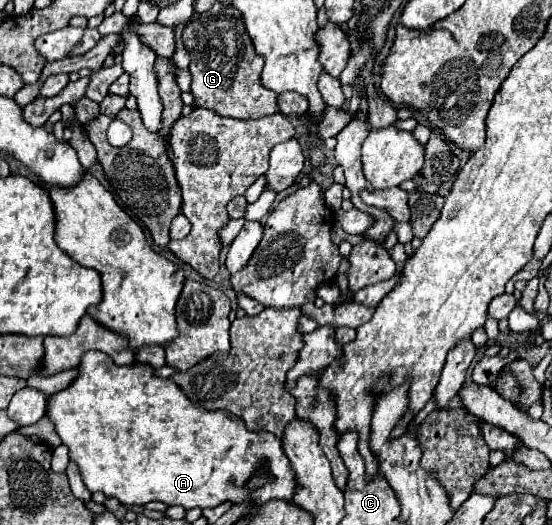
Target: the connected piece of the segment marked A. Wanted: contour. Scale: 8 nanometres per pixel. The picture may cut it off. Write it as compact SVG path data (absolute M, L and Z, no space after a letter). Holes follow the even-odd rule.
M88 351L82 355L82 361L78 365L78 377L62 391L54 393L48 397L48 407L46 407L46 417L54 423L54 431L58 433L58 437L62 439L62 443L70 449L70 459L78 465L78 471L82 473L82 481L84 485L88 487L88 491L96 493L96 491L102 491L106 497L116 497L120 503L124 505L146 505L150 501L162 501L166 505L182 505L184 509L192 509L192 507L200 507L200 509L206 509L206 507L214 507L222 501L232 501L232 503L242 503L242 501L258 501L258 503L264 503L264 501L270 501L270 499L292 499L294 495L294 489L296 489L296 481L294 481L294 473L290 469L290 463L288 463L288 457L284 455L282 451L282 441L272 435L272 433L266 433L266 431L248 431L244 421L234 417L234 415L228 415L226 411L208 411L196 403L192 403L184 393L182 389L178 389L178 385L172 381L172 379L160 379L156 377L154 373L154 367L148 365L148 363L140 363L140 361L134 361L132 365L124 365L124 367L118 367L106 353L102 351ZM270 461L270 473L274 477L274 481L266 483L262 489L256 489L256 491L250 491L246 489L246 481L248 477L262 465Z

